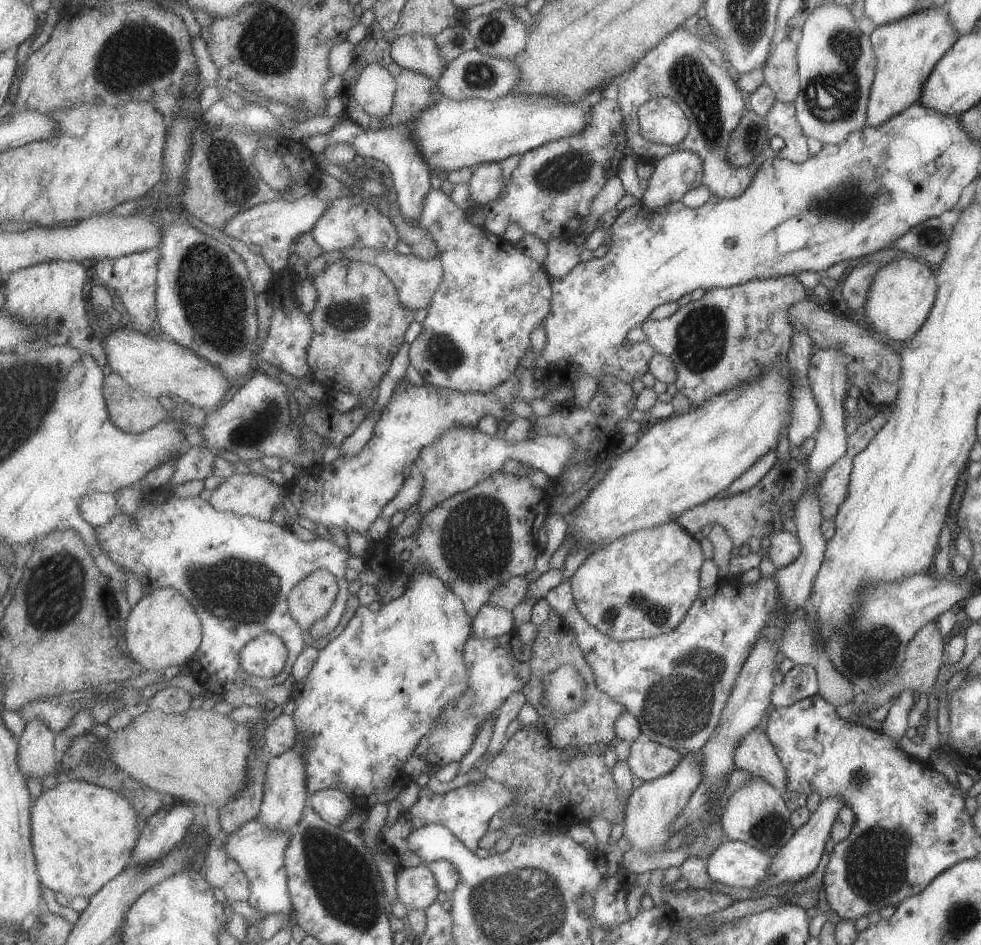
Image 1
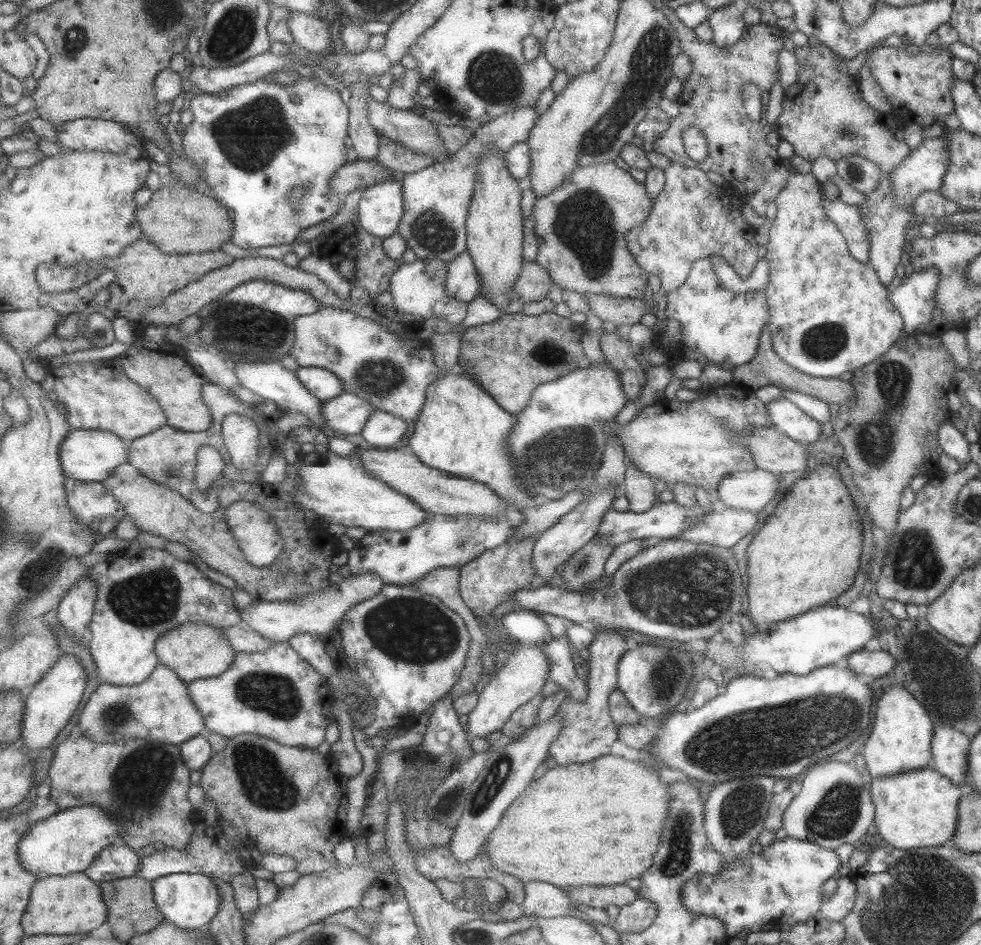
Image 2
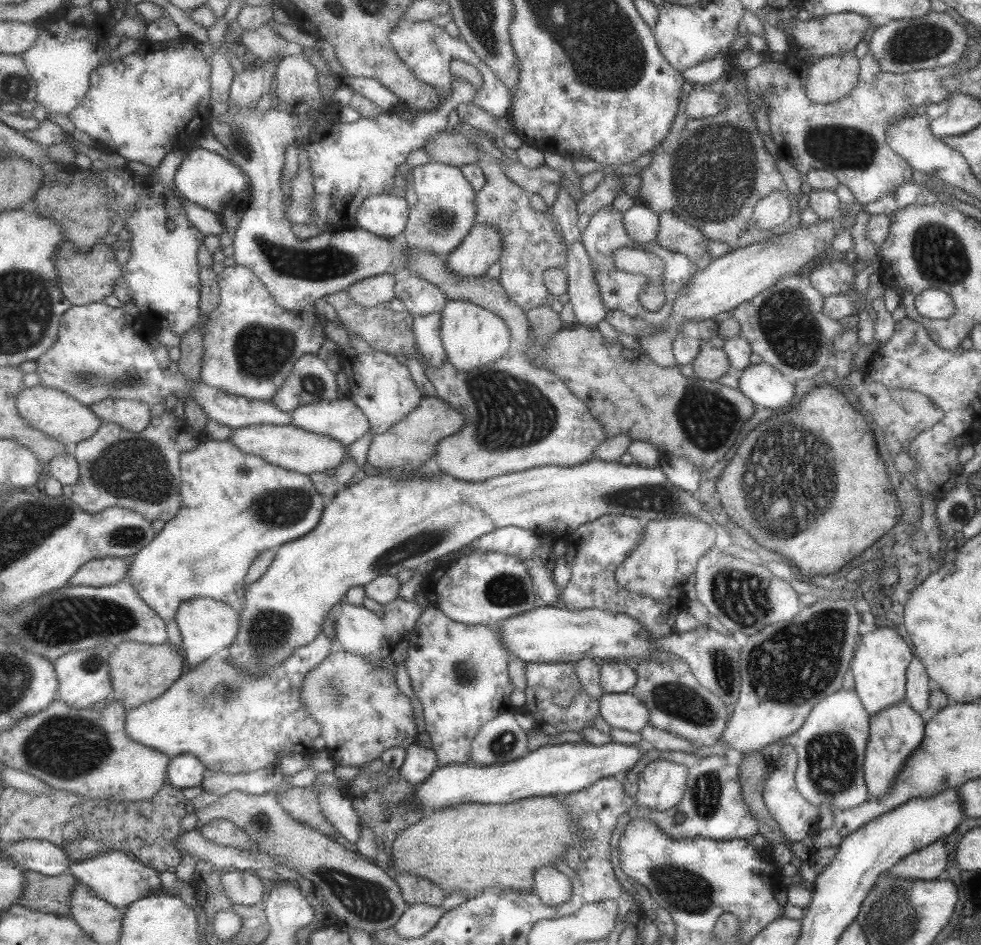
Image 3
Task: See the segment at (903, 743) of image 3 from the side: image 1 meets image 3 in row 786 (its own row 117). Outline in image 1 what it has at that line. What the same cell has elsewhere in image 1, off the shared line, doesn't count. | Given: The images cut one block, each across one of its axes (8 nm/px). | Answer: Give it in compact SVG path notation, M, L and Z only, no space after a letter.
M931 5L894 21L877 25L868 36L876 58L866 110L866 124L877 126L918 102L921 85L937 61L959 38L942 7Z

